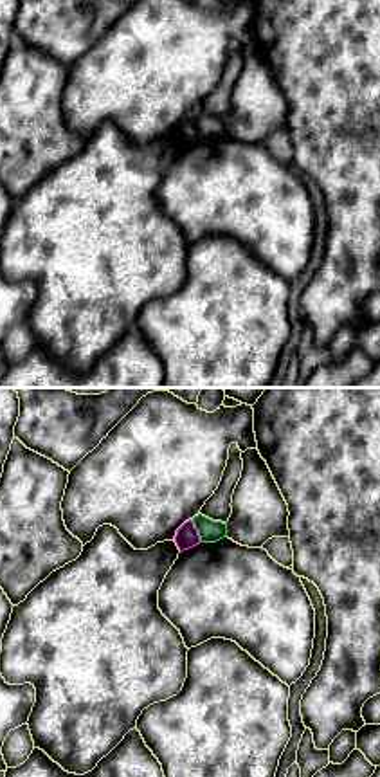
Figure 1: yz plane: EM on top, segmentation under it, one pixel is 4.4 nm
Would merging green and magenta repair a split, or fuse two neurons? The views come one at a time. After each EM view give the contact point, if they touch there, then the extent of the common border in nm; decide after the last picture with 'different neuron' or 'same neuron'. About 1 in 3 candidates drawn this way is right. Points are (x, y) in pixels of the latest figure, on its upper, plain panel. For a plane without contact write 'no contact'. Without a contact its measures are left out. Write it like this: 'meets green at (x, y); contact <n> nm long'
meets green at (197, 125); contact 120 nm long

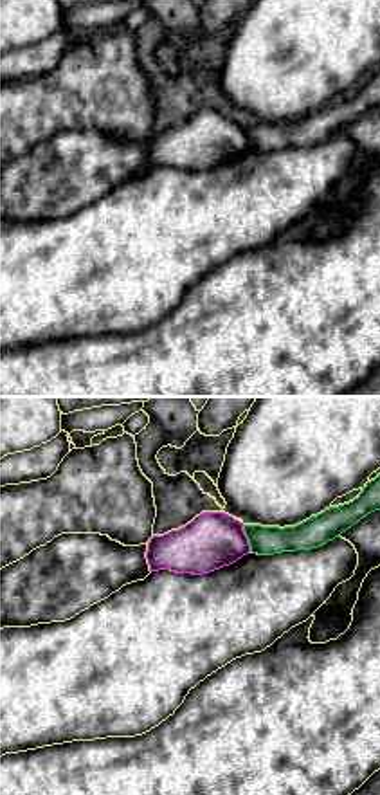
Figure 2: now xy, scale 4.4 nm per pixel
meets green at (247, 134); contact 120 nm long

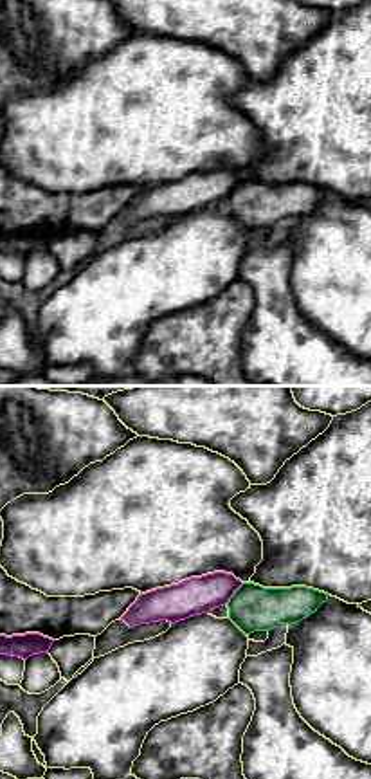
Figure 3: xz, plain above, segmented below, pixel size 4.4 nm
meets green at (235, 190); contact 130 nm long

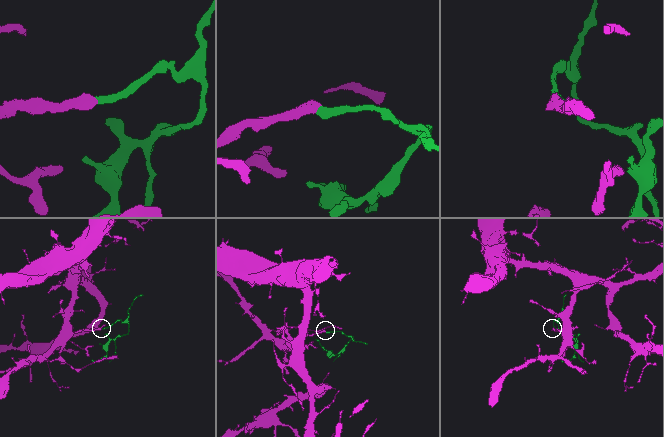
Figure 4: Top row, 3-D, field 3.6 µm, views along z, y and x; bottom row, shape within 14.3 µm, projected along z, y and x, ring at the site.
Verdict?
different neuron

